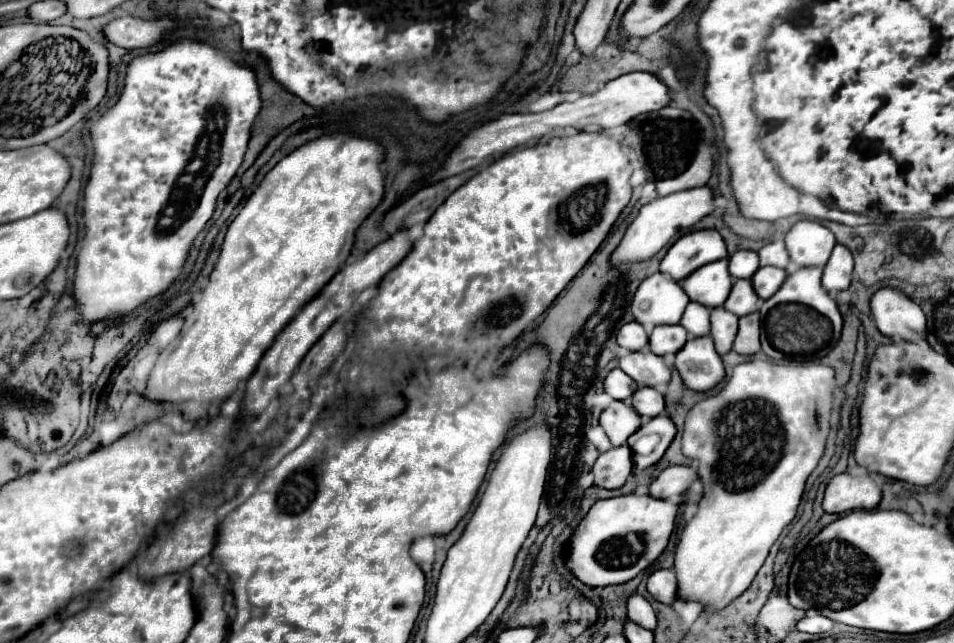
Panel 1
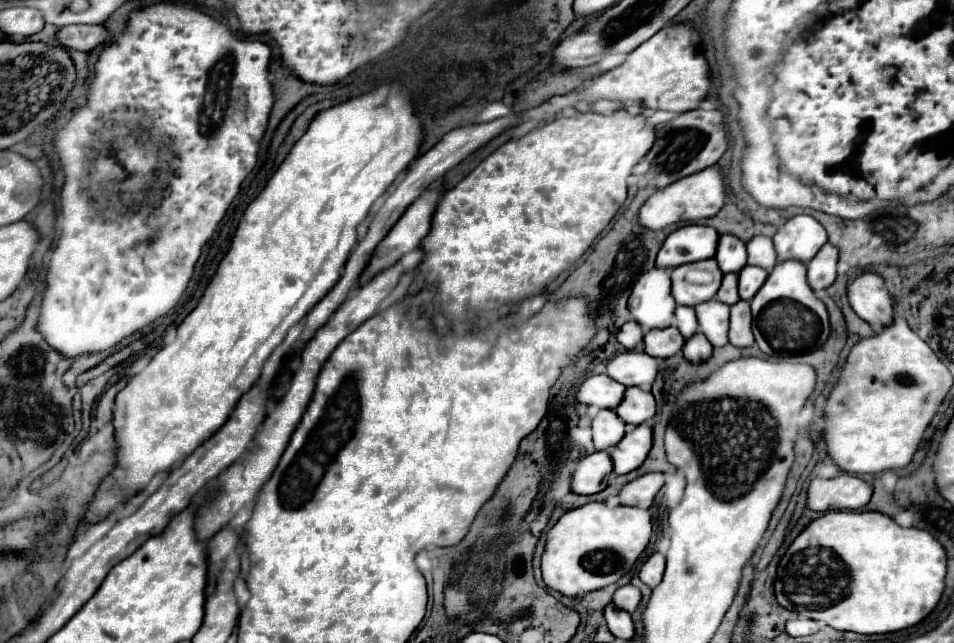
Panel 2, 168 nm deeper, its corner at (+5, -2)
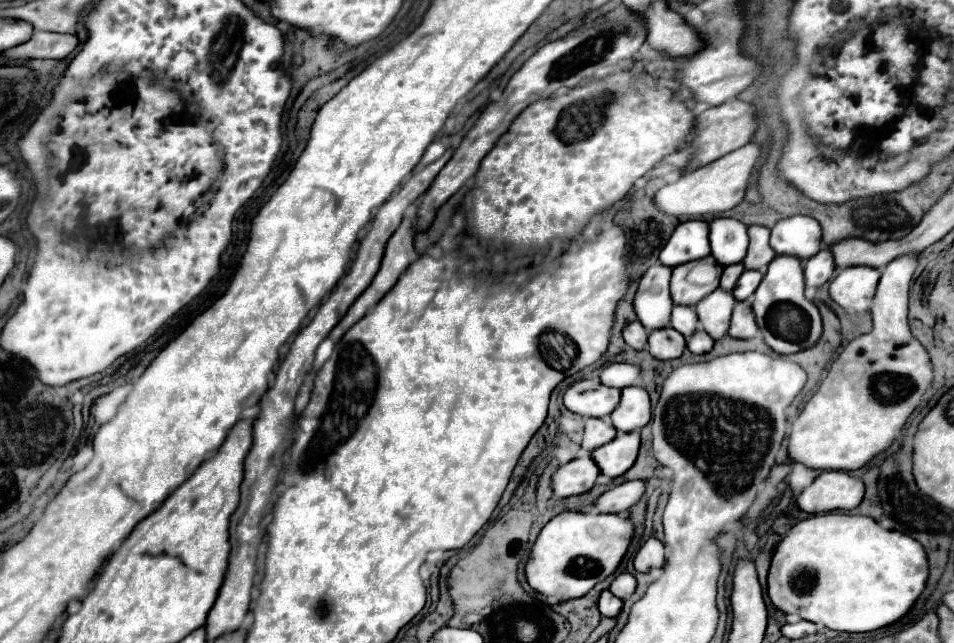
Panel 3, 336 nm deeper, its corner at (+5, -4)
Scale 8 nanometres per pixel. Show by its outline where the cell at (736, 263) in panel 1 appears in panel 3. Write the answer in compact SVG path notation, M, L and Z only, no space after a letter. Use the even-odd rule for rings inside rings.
M714 218L710 222L710 246L712 256L722 264L730 266L742 262L748 250L748 226L734 218Z

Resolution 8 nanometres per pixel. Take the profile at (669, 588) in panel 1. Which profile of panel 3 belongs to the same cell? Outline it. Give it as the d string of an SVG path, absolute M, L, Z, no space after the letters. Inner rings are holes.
M652 536L636 552L634 568L638 572L650 572L662 568L662 564L664 564L664 544Z

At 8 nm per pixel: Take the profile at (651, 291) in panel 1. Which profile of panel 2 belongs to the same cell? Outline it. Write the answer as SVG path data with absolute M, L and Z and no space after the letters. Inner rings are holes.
M652 268L636 282L628 310L636 322L640 322L644 334L654 328L666 328L674 322L676 302L670 292L670 272L664 268Z

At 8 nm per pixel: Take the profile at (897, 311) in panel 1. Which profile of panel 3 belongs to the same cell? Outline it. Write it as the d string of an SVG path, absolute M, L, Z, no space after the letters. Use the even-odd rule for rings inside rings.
M848 266L830 280L830 298L848 314L866 314L872 308L872 296L880 272L868 266Z

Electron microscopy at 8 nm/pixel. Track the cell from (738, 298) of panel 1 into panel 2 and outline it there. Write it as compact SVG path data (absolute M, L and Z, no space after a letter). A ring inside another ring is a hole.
M724 274L724 280L722 280L722 286L716 294L716 298L728 306L736 304L740 300L738 296L738 274Z

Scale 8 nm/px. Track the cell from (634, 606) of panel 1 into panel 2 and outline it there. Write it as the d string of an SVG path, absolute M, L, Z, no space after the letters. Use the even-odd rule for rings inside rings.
M626 584L626 586L618 588L616 594L614 594L614 604L620 606L620 610L628 610L628 614L634 614L638 610L640 600L642 600L640 590L634 588L632 584Z

